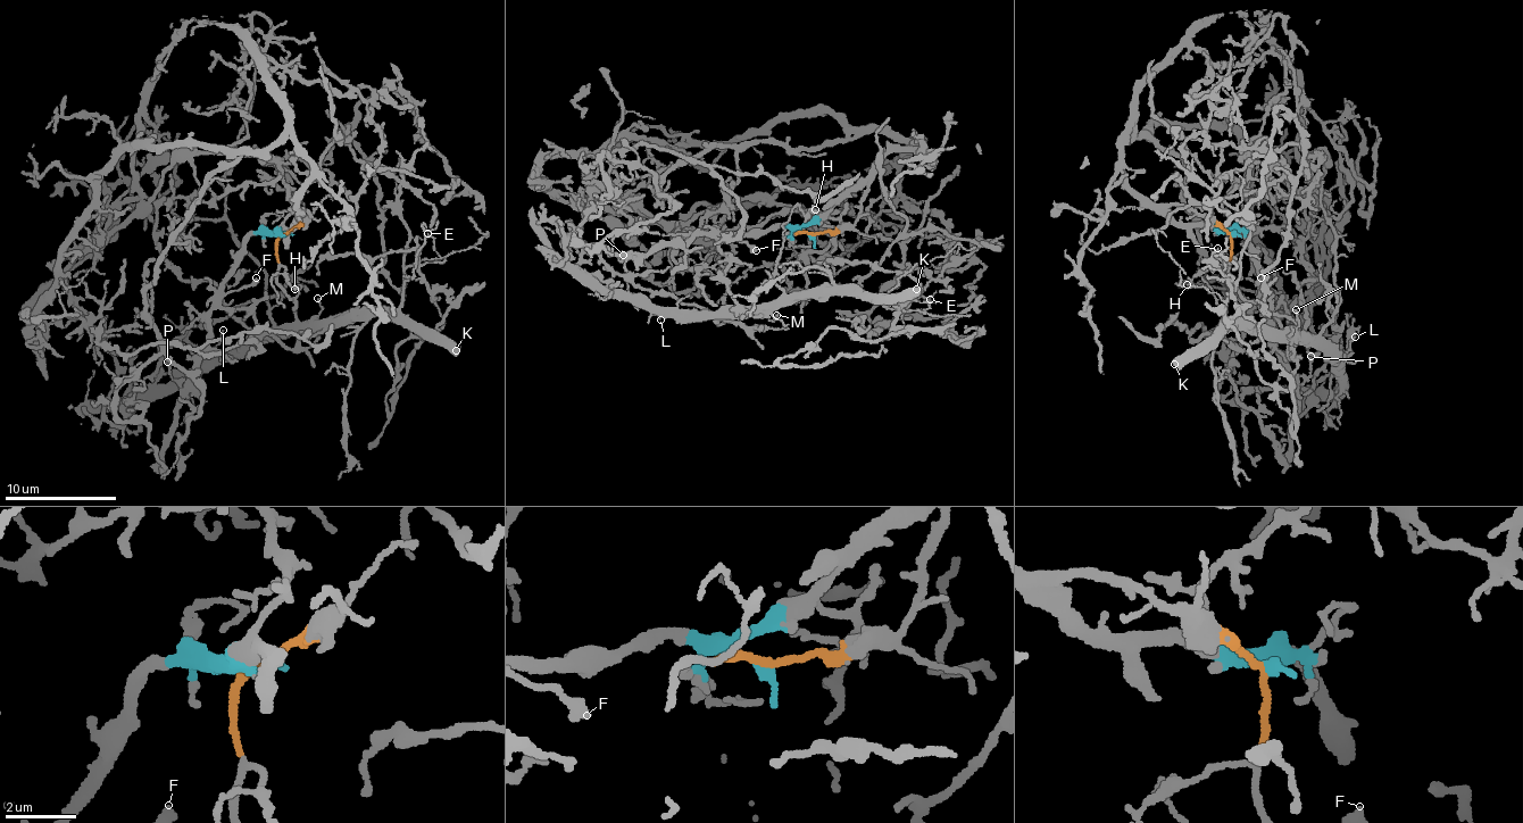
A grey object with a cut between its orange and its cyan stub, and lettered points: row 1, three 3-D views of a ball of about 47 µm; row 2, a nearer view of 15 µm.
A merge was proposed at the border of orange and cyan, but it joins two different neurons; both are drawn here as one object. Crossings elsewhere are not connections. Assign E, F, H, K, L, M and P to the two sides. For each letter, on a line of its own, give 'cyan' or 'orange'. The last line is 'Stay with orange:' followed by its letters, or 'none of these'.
E: orange
F: cyan
H: orange
K: orange
L: orange
M: orange
P: cyan
Stay with orange: E, H, K, L, M

